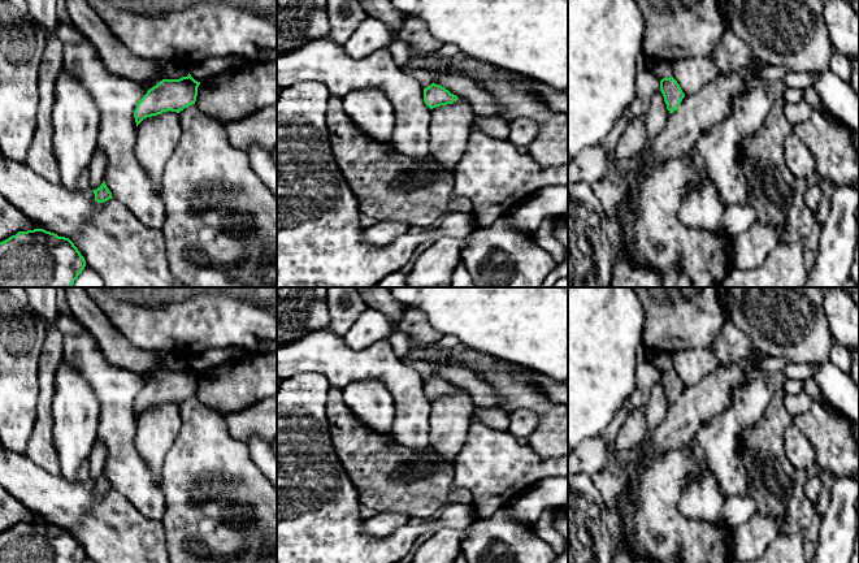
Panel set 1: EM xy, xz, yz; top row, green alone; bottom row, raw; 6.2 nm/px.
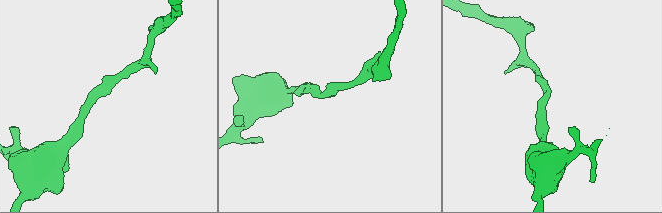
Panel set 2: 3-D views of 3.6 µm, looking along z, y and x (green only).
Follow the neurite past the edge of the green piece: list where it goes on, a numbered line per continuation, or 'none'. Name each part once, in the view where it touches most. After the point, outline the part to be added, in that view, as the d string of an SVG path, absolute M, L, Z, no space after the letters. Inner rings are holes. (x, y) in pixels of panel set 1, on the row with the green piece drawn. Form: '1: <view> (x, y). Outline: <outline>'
none

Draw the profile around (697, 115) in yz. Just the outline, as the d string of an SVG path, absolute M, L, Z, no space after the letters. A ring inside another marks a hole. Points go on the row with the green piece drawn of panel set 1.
M754 56L746 72L719 73L713 82L691 96L669 114L665 127L648 142L652 157L663 164L671 159L695 153L699 138L729 117L732 101L756 87L756 70L767 65Z

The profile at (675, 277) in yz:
M615 225L615 263L611 287L693 287L690 277L678 268L663 276L652 268L643 268L630 260L622 247L620 228Z

